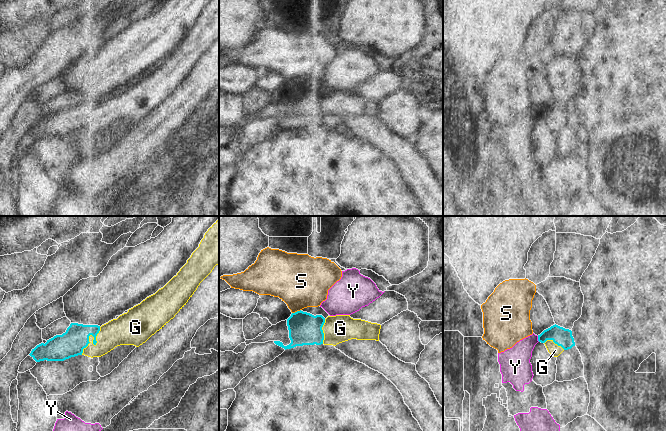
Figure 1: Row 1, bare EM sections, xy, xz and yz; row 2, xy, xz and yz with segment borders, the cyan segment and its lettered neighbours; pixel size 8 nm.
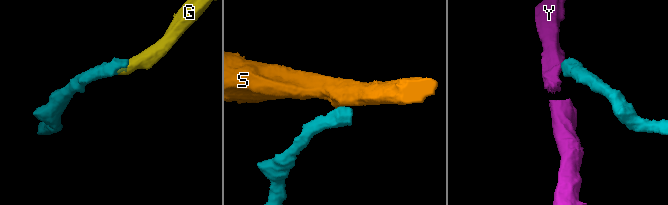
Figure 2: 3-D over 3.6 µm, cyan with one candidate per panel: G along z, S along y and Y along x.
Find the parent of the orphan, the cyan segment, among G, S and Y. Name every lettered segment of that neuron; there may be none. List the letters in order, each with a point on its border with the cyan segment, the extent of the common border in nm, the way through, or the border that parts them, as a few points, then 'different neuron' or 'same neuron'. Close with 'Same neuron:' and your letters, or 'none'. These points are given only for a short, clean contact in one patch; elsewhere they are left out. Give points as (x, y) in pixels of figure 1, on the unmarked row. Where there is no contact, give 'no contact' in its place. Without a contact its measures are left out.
G: contact xy (88, 114); length 280 nm; way xy (71, 119), (78, 115), (88, 114), (106, 114), (116, 108); same neuron
S: contact xz (297, 87); length 80 nm; border xz (300, 85), (292, 89); different neuron
Y: contact yz (538, 115); length 50 nm; border yz (537, 112), (539, 117); different neuron
Same neuron: G

